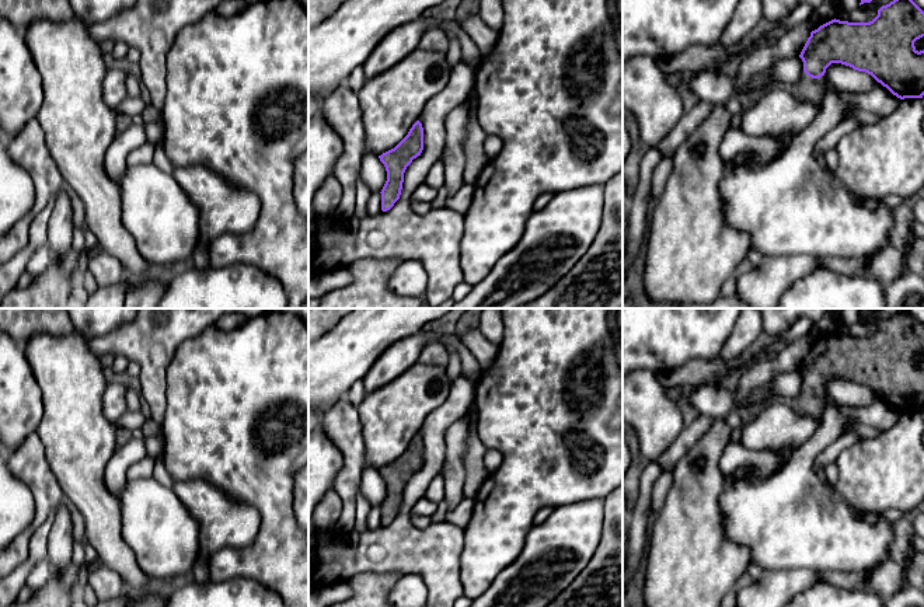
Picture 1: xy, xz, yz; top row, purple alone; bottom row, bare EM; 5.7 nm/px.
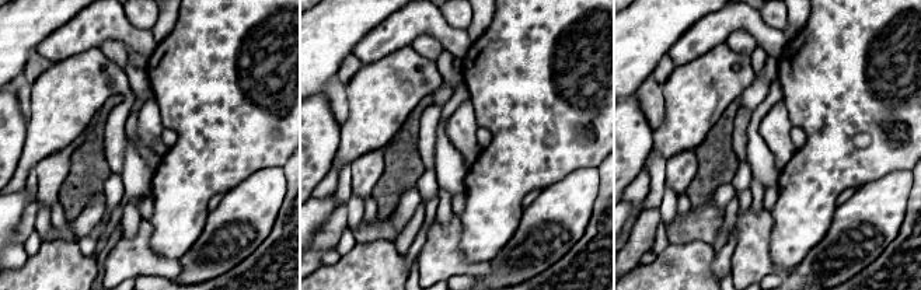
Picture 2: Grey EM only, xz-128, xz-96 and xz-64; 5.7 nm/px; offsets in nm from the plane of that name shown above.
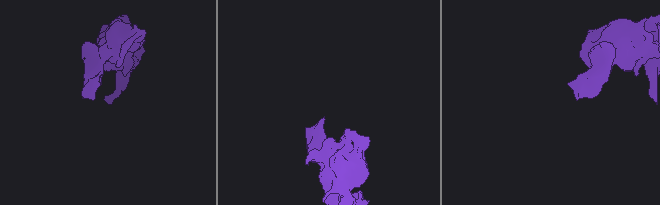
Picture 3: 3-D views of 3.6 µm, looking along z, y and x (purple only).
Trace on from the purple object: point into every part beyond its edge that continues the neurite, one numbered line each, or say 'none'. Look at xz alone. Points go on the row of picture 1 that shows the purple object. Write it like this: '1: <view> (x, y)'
none

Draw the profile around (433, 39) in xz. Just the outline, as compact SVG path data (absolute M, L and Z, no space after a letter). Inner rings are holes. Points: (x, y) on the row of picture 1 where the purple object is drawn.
M429 24L419 41L419 49L446 55L449 49L449 39L440 28Z

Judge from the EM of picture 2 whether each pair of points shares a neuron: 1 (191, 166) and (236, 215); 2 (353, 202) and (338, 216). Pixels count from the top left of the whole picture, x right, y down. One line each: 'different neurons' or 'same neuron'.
1: different neurons
2: different neurons

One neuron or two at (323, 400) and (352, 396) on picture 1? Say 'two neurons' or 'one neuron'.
two neurons

